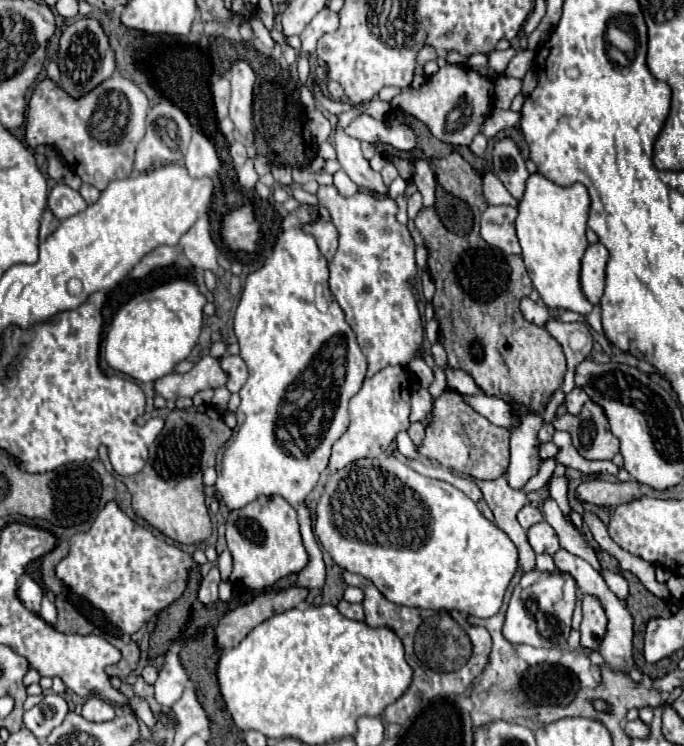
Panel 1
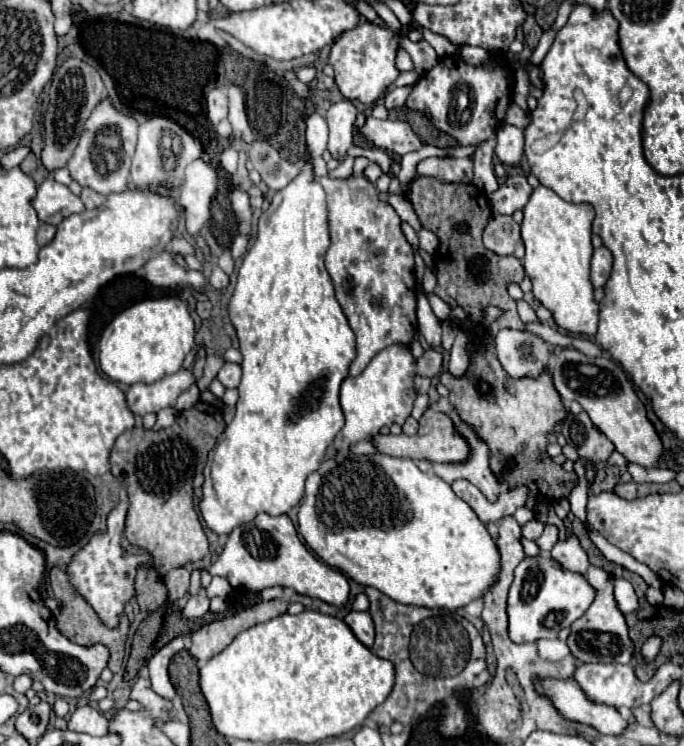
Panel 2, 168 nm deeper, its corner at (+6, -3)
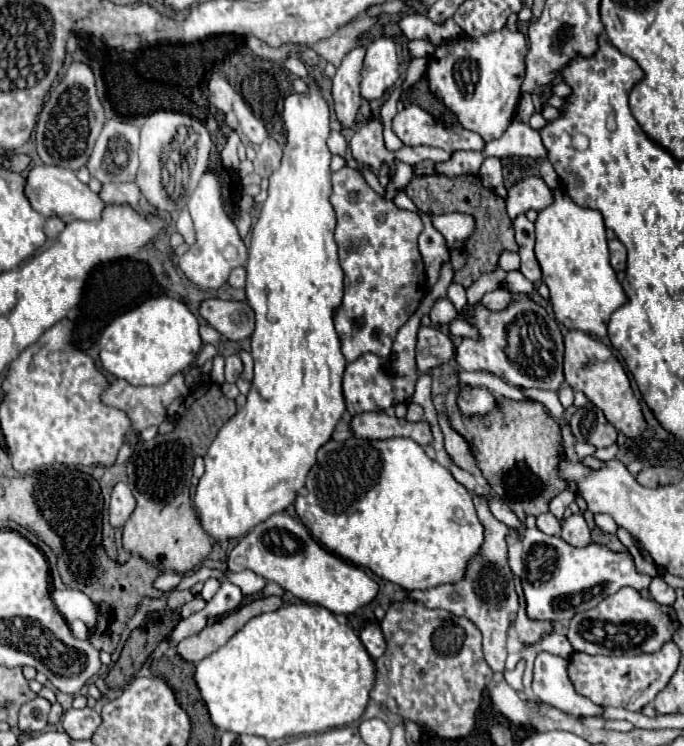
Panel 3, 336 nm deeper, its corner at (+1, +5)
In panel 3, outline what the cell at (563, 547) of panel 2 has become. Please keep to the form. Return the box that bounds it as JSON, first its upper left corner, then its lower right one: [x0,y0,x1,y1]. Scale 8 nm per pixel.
[561,515,591,547]

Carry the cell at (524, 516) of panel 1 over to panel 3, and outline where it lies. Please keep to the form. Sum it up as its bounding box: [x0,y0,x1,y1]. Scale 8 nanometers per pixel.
[537,513,561,537]

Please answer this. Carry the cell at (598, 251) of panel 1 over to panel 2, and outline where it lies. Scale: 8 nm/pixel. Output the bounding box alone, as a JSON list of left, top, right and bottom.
[592,247,612,289]

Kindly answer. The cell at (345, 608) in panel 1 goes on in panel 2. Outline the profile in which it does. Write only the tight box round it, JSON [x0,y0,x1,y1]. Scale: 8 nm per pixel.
[344,611,374,649]

